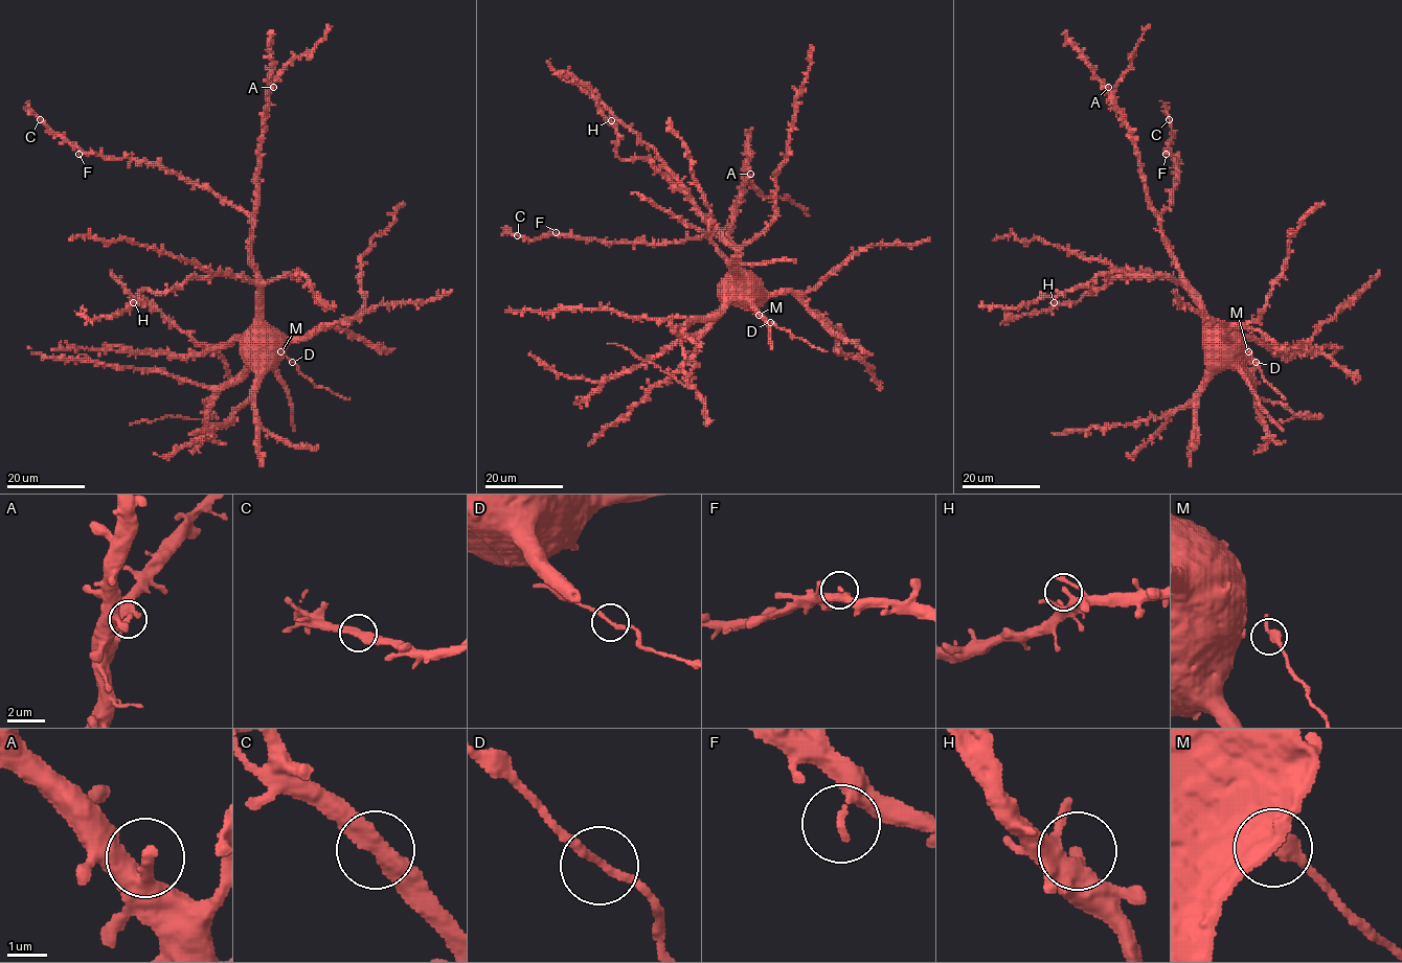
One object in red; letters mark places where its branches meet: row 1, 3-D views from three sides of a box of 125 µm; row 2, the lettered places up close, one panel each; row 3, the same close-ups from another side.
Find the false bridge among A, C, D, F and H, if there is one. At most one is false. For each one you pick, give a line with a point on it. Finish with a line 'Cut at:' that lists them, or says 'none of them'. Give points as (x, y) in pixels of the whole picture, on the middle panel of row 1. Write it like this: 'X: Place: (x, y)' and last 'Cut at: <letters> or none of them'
Cut at: none of them

